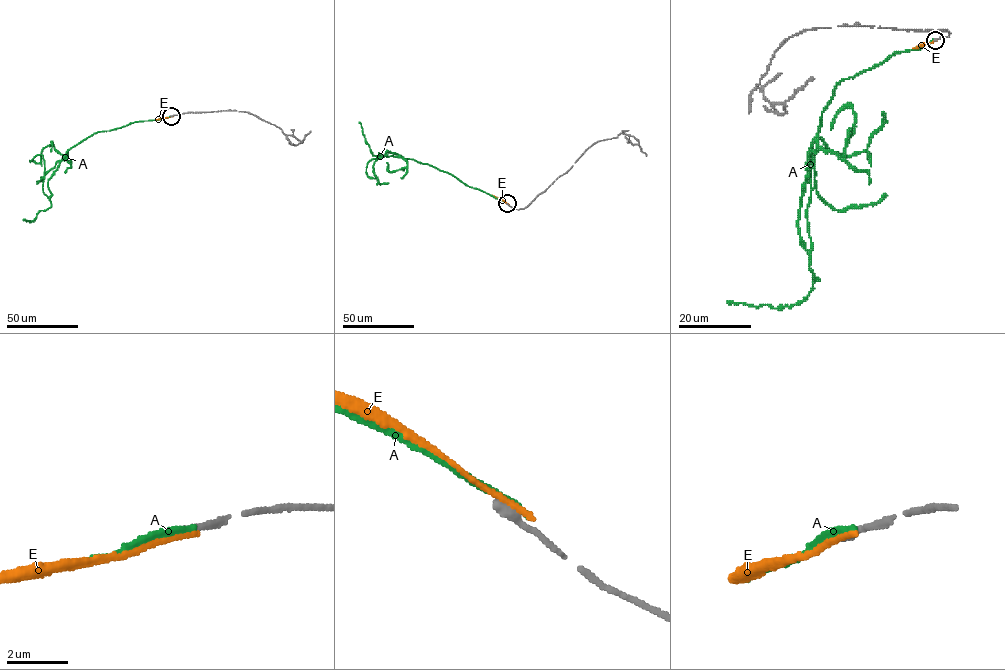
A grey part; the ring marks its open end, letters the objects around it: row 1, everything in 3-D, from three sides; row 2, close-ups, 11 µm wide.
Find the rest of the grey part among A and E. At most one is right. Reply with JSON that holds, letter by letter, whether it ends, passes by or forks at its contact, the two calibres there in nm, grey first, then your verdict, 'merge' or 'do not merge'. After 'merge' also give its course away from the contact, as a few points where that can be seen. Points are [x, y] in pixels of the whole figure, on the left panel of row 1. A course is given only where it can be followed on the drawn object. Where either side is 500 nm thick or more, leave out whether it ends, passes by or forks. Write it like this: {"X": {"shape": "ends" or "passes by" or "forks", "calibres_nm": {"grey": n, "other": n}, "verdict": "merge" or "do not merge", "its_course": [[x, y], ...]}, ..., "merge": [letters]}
{"A": {"shape": "ends", "calibres_nm": {"grey": 380, "other": 320}, "verdict": "do not merge"}, "E": {"shape": "ends", "calibres_nm": {"grey": 360, "other": 240}, "verdict": "do not merge"}, "merge": []}

